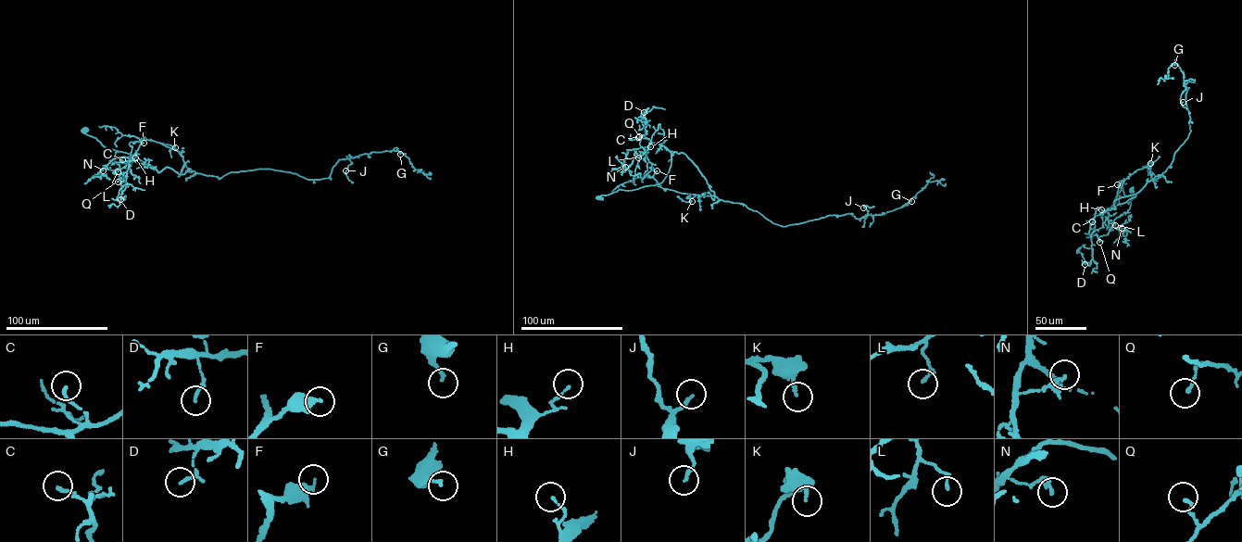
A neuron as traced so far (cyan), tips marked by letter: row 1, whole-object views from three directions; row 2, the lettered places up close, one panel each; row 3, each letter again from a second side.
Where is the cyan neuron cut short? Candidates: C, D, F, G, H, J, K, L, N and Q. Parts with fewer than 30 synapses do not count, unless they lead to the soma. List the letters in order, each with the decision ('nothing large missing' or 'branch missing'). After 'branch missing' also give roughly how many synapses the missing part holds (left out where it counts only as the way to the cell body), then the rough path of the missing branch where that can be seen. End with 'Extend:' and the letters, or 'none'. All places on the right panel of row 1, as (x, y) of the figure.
C: nothing large missing
D: nothing large missing
F: nothing large missing
G: nothing large missing
H: nothing large missing
J: nothing large missing
K: nothing large missing
L: nothing large missing
N: nothing large missing
Q: nothing large missing
Extend: none

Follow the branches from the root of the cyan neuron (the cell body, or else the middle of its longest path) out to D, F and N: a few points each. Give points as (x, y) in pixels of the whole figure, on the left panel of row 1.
D: (84, 130), (104, 146), (131, 154), (153, 167), (133, 160), (129, 162), (125, 188), (120, 199)
F: (84, 130), (104, 146), (131, 154), (151, 168), (130, 157), (144, 143)
N: (84, 130), (104, 146), (131, 154), (153, 167), (123, 157), (113, 158), (103, 170)

